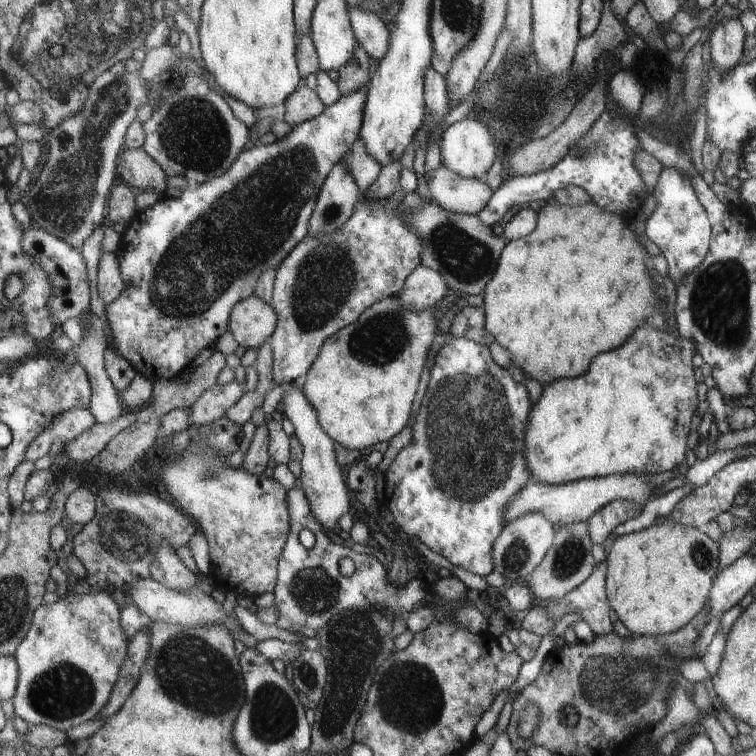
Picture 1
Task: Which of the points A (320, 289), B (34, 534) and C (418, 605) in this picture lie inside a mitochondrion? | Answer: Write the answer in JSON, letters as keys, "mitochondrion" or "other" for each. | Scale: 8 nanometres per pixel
{"A":"mitochondrion","B":"other","C":"other"}

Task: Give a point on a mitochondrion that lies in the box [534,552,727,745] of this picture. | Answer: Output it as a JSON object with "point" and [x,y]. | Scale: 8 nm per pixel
{"point":[620,679]}

